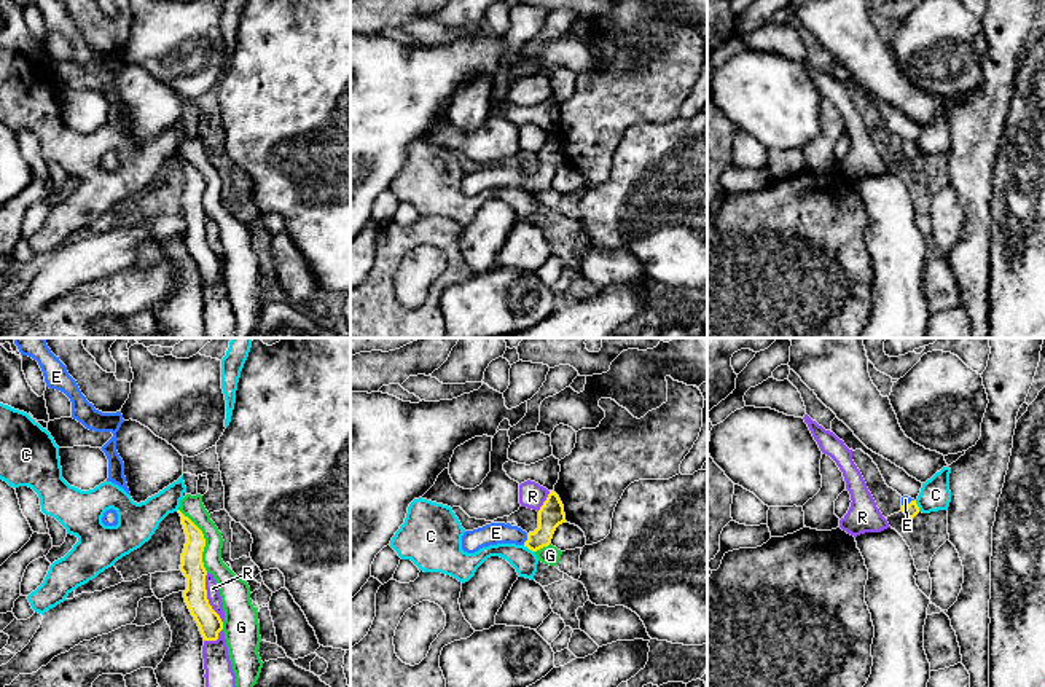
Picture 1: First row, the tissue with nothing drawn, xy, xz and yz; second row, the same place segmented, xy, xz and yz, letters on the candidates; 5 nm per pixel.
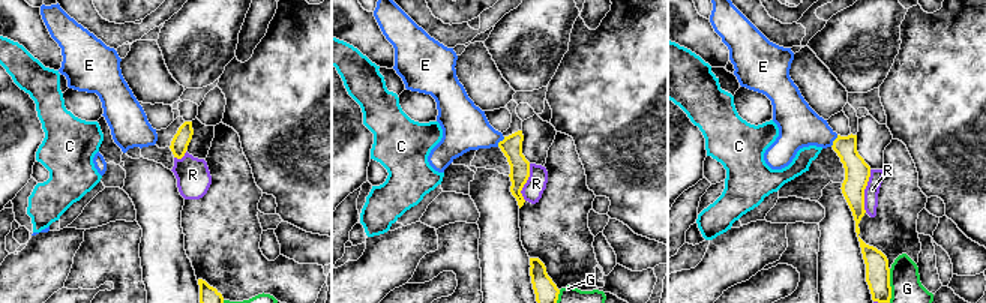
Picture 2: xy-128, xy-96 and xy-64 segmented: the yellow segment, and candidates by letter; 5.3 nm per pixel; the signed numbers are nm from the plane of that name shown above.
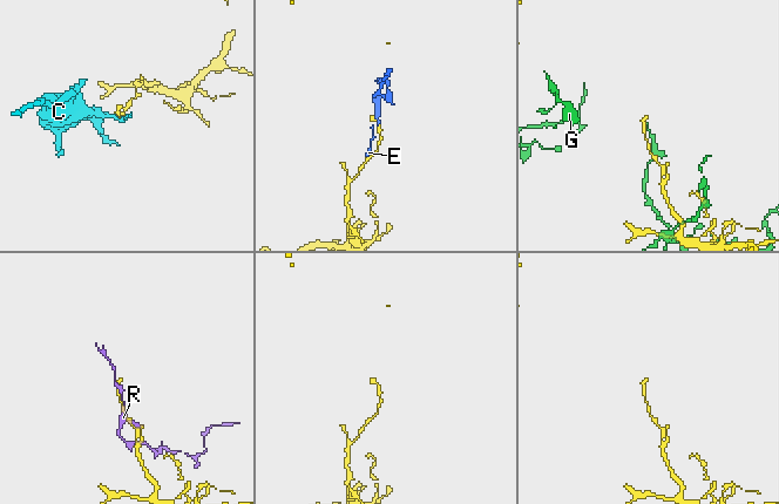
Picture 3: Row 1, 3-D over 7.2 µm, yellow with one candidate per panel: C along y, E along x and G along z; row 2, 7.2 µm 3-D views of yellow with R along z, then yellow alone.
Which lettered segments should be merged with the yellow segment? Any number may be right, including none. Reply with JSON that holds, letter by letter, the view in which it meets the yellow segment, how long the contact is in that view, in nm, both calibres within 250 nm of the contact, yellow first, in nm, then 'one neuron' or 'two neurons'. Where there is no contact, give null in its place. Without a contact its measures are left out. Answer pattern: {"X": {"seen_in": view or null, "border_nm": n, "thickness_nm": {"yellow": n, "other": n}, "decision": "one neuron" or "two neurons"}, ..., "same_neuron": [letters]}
{"C": {"seen_in": "xz", "border_nm": 70, "thickness_nm": {"yellow": 130, "other": 120}, "decision": "two neurons"}, "E": {"seen_in": "xz", "border_nm": 60, "thickness_nm": {"yellow": 130, "other": 110}, "decision": "one neuron"}, "G": {"seen_in": "xy", "border_nm": 360, "thickness_nm": {"yellow": 120, "other": 110}, "decision": "two neurons"}, "R": {"seen_in": "xy", "border_nm": 260, "thickness_nm": {"yellow": 120, "other": 70}, "decision": "two neurons"}, "same_neuron": ["E"]}

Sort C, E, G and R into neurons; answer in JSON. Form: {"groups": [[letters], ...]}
{"groups": [["C"], ["E"], ["G"], ["R"]]}

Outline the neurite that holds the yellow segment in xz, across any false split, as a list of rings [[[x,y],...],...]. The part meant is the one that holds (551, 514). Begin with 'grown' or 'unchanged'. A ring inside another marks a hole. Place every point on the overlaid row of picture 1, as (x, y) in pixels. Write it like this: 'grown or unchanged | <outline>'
grown | [[[550,491],[538,510],[538,528],[534,532],[527,534],[510,523],[491,523],[473,531],[465,531],[462,536],[462,550],[475,553],[489,545],[516,544],[537,552],[551,544],[556,528],[562,523],[566,523],[564,505],[559,496],[554,491]]]

